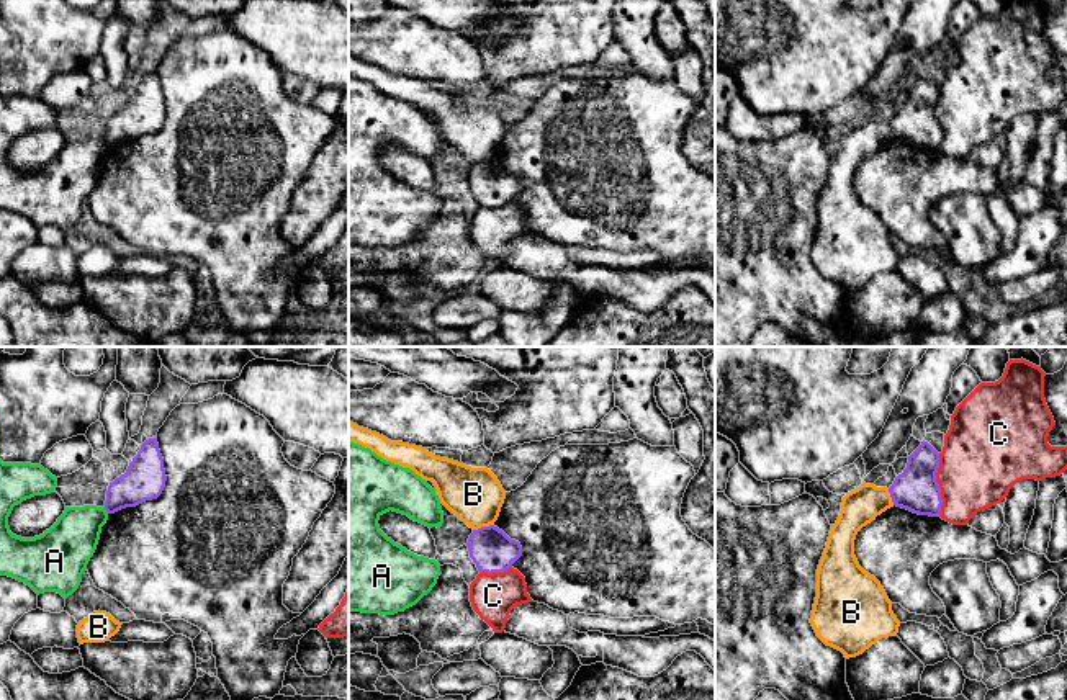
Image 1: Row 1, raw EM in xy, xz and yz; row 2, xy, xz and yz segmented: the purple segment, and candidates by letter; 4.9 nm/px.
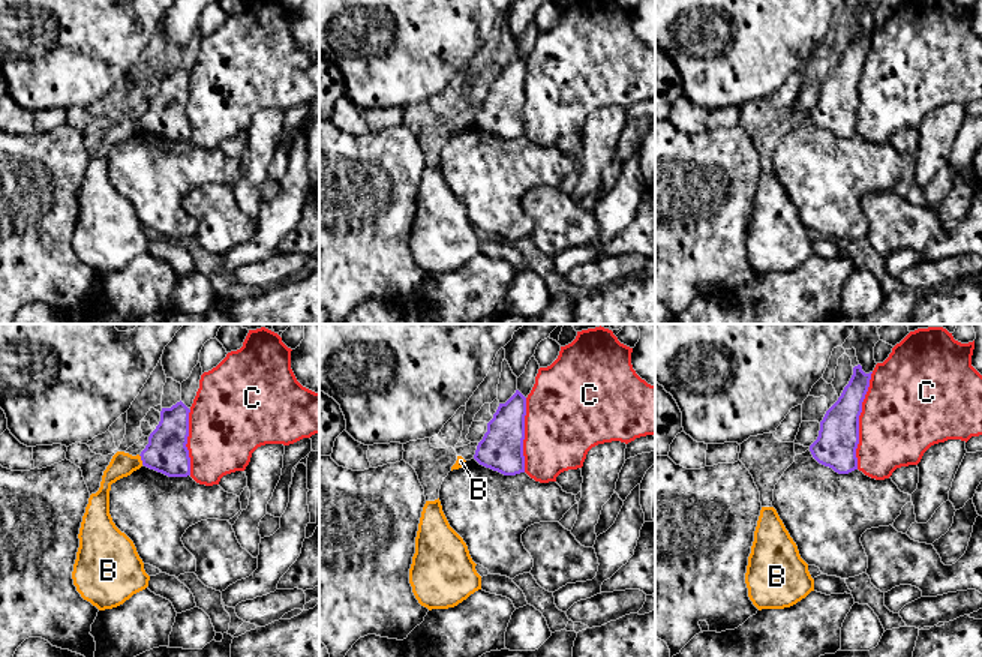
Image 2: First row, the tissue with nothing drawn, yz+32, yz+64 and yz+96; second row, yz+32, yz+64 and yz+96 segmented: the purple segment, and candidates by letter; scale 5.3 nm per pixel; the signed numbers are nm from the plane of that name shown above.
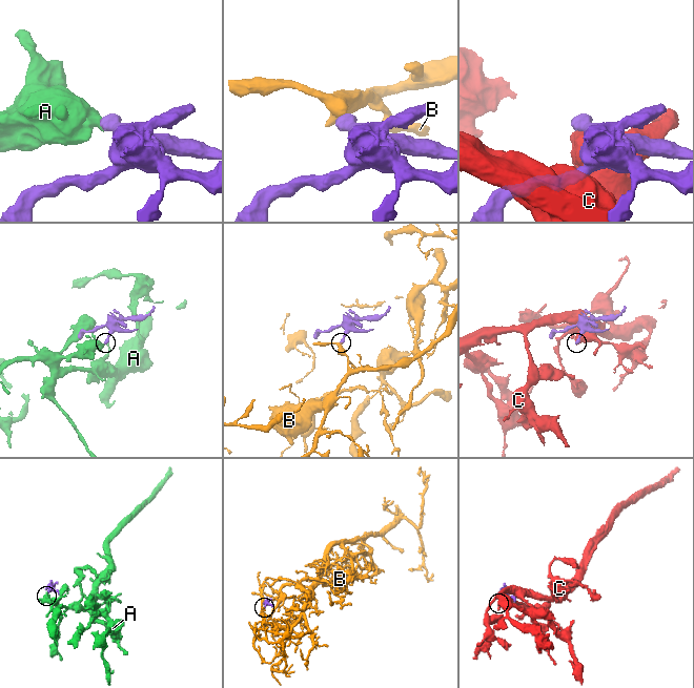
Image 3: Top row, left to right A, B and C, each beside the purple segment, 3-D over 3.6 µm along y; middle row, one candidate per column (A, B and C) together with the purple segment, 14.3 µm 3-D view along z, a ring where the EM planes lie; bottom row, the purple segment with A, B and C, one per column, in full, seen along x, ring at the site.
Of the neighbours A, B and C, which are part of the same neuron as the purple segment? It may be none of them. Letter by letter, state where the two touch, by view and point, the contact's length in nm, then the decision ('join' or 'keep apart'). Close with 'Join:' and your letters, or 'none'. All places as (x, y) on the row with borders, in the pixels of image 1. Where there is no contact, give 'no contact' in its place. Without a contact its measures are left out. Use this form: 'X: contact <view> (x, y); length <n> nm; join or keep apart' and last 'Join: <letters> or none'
A: contact xy (107, 511); length 40 nm; keep apart
B: contact xz (483, 527); length 110 nm; keep apart
C: contact yz (938, 484); length 300 nm; keep apart
Join: none

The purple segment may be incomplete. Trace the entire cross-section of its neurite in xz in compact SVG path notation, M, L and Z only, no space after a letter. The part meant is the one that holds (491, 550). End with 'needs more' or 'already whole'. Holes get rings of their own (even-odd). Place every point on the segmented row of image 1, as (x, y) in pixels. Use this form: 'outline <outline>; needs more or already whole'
outline M494 525L473 530L466 546L478 571L488 574L507 571L522 556L520 543Z; already whole

